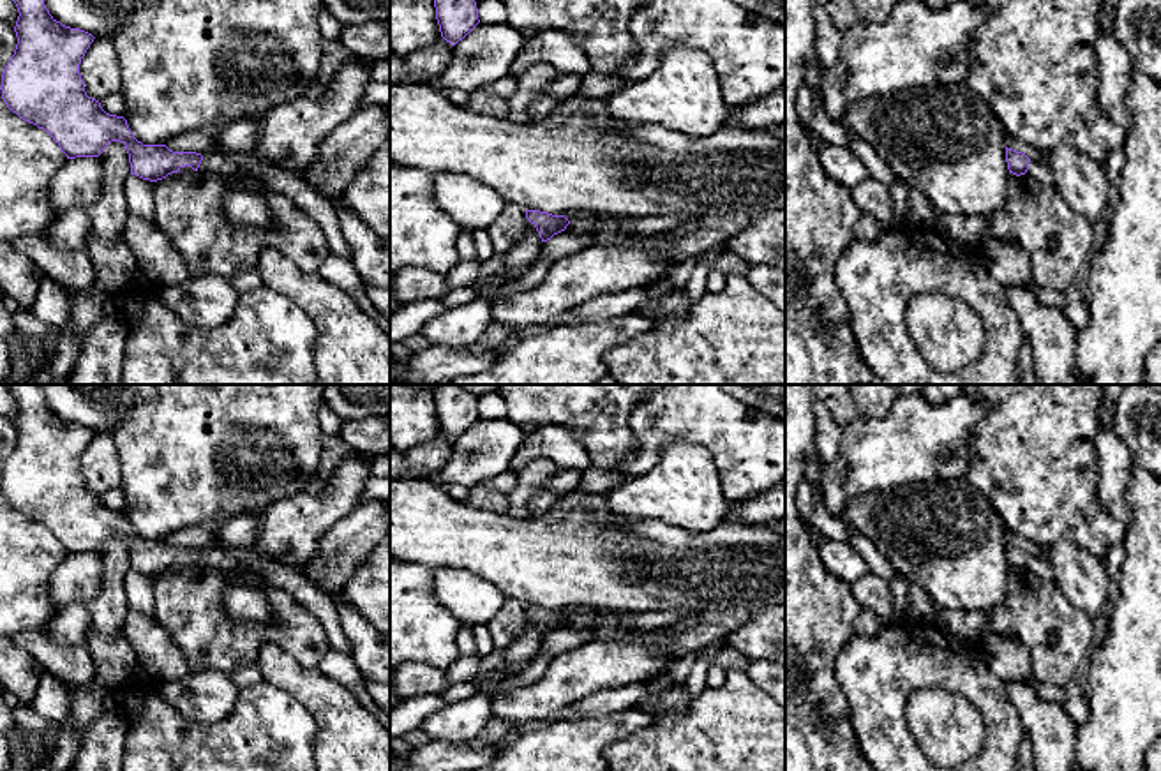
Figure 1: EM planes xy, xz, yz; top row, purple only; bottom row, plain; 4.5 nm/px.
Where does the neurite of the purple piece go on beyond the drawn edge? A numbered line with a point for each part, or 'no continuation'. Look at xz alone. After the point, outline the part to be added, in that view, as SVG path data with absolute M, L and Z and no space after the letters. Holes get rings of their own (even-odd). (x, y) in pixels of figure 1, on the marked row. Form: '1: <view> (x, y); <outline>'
no continuation

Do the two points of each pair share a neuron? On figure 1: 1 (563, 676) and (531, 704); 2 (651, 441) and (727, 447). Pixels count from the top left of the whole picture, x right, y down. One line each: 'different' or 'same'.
1: same
2: same

